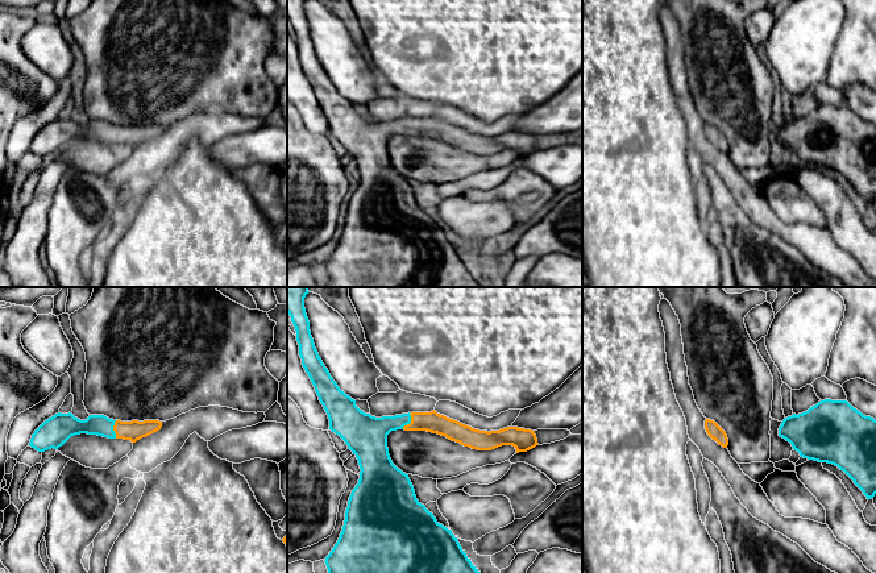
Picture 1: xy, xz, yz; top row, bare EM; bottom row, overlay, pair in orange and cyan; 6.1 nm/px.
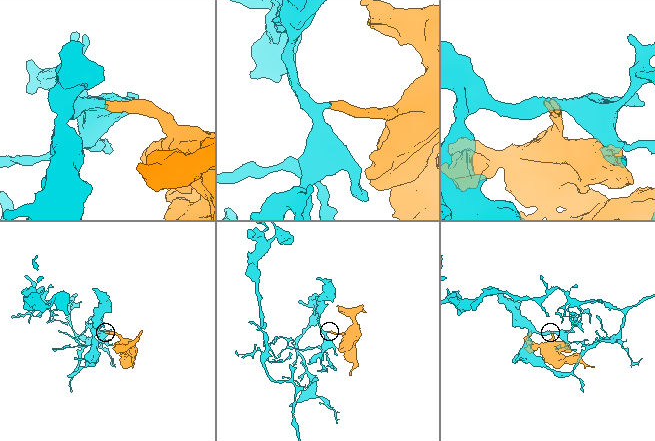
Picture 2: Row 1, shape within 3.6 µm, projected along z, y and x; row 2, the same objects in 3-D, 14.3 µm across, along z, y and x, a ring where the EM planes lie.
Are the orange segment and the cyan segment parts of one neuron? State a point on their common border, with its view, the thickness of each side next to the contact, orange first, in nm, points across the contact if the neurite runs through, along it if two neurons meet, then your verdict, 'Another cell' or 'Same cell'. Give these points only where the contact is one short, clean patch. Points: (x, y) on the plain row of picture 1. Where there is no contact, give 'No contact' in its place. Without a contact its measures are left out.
Touches orange at xy (113, 135). Thickness 120 nm (orange) against 130 nm. Path across: xy (135, 135), (113, 135), (95, 129). Same cell

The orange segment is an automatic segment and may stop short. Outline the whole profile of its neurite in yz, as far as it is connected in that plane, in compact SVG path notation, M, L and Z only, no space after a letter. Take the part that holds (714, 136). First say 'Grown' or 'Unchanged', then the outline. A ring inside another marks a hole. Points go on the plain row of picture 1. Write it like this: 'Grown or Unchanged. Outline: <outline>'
Unchanged. Outline: M706 124L705 134L713 145L715 145L723 153L727 153L728 150L727 140L714 125Z

